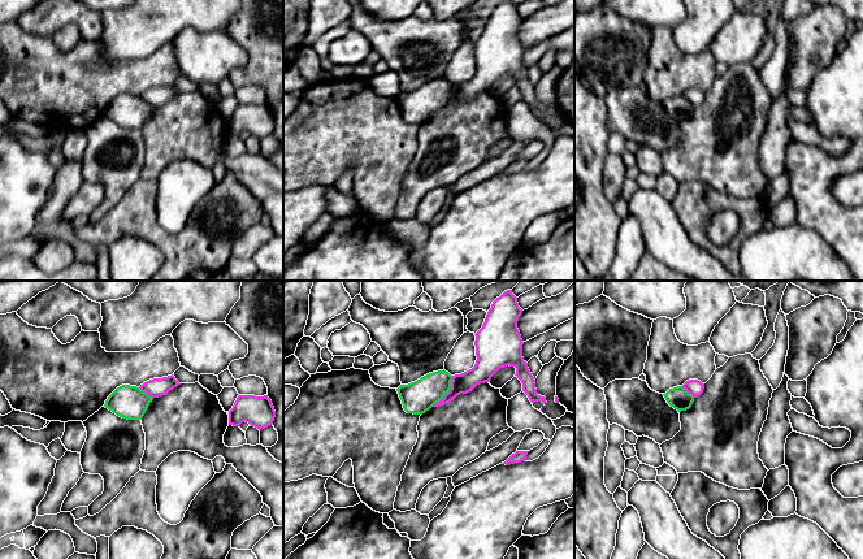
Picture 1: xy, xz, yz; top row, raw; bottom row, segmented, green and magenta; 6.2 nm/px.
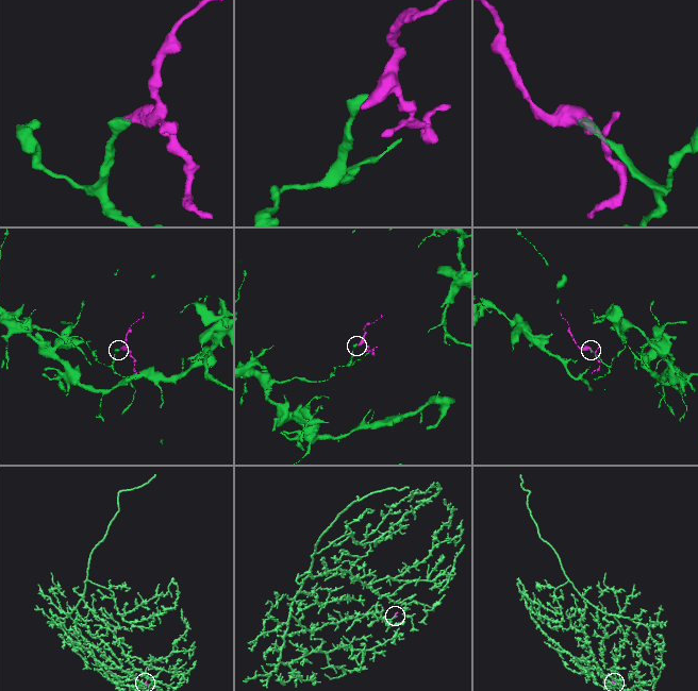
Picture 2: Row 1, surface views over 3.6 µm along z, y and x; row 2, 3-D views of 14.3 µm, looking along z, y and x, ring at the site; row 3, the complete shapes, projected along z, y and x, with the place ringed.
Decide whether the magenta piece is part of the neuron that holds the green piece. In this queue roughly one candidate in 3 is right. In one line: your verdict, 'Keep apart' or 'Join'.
Keep apart

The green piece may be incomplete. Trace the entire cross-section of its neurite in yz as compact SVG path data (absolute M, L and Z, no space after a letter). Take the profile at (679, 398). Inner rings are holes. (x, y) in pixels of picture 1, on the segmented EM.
M682 386L669 389L663 395L667 403L678 412L689 410L694 402L694 396L689 394Z

